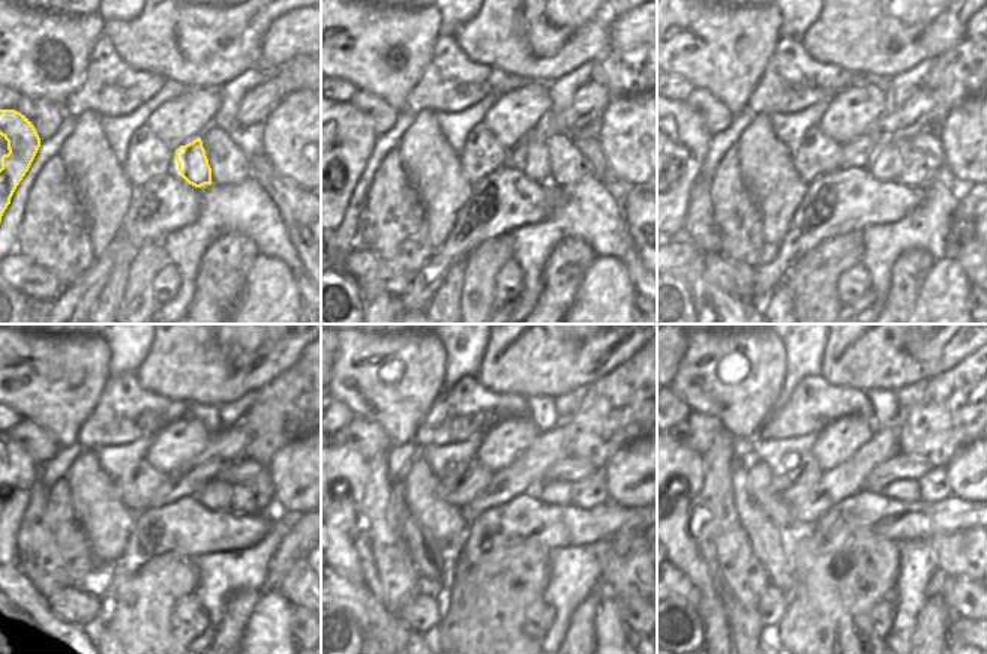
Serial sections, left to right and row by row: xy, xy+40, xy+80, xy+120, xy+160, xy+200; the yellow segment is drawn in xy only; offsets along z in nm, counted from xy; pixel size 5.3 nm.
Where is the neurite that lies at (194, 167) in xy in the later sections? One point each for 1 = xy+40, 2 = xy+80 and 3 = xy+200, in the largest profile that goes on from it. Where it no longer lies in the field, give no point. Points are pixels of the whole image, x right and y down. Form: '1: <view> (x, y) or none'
1: xy+40 (530, 155)
2: xy+80 (885, 162)
3: xy+200 (905, 489)

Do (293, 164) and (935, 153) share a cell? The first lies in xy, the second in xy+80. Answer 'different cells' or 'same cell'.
different cells

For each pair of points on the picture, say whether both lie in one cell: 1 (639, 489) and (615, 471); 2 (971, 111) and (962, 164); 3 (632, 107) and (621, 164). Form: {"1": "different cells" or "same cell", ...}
{"1": "same cell", "2": "same cell", "3": "same cell"}

